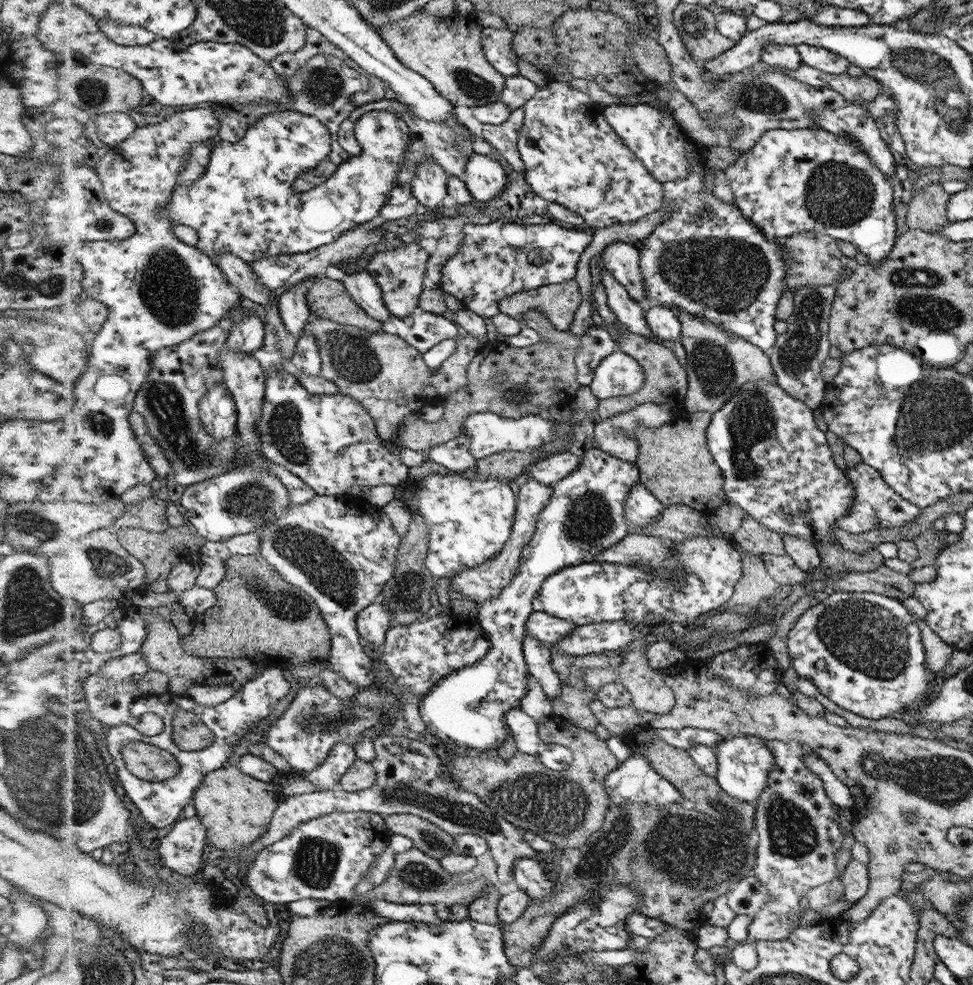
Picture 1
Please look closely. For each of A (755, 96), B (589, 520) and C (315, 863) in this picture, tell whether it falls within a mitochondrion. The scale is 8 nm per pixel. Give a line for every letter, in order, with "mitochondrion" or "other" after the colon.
A: mitochondrion
B: mitochondrion
C: mitochondrion

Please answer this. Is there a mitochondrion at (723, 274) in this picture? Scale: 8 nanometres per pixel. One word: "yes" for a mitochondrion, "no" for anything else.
yes

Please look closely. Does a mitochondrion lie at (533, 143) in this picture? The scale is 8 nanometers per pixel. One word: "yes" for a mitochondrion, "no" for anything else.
no

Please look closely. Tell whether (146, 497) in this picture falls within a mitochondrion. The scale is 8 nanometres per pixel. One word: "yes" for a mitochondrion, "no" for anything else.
no

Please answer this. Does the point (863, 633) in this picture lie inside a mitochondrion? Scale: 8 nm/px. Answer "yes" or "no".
yes

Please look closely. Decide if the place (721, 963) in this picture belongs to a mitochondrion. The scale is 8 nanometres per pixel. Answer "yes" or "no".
no

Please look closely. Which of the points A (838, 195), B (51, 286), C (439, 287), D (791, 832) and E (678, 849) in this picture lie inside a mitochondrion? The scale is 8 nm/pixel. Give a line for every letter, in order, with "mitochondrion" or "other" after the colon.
A: mitochondrion
B: mitochondrion
C: other
D: mitochondrion
E: mitochondrion

